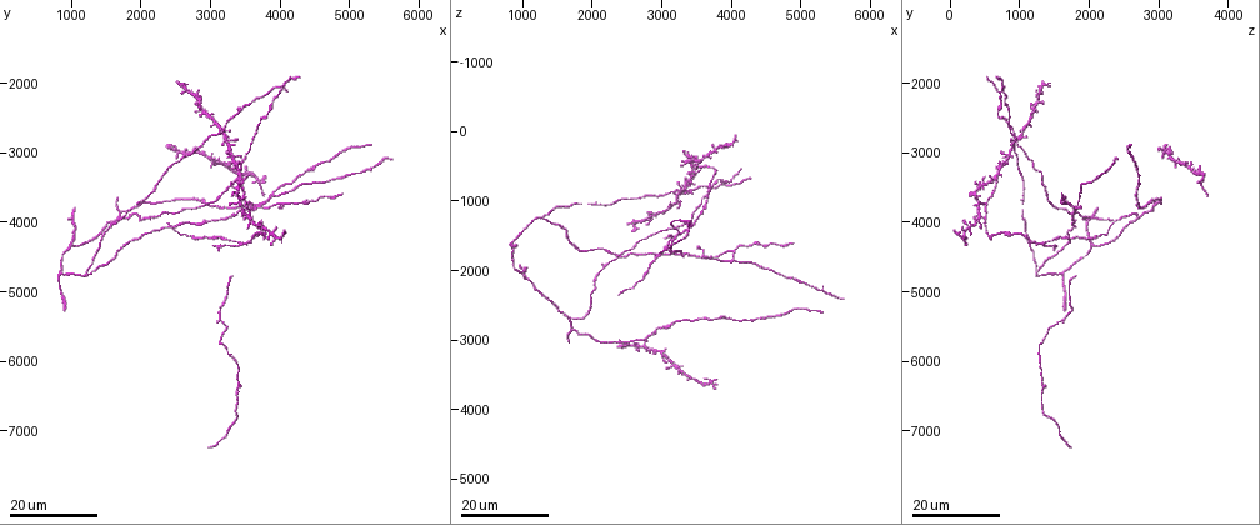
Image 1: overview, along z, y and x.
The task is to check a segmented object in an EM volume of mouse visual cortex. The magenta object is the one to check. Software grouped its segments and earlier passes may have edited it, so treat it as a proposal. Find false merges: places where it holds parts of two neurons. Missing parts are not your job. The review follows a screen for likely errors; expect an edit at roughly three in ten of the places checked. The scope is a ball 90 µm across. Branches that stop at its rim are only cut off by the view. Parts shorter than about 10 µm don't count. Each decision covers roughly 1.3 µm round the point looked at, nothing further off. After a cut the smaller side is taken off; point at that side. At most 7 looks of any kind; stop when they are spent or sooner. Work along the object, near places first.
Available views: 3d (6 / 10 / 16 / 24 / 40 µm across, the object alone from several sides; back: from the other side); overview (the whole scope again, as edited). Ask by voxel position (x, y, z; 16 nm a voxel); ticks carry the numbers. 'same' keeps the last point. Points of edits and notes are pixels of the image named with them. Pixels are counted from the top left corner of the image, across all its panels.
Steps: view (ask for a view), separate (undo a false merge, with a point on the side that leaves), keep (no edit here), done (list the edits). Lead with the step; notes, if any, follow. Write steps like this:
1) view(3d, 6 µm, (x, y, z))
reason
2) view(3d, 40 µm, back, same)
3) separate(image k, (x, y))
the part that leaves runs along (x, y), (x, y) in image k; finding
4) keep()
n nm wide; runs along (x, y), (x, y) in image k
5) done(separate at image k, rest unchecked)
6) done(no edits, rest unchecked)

view(3d, 24 µm, (3050, 2750, 900))
three-way junction

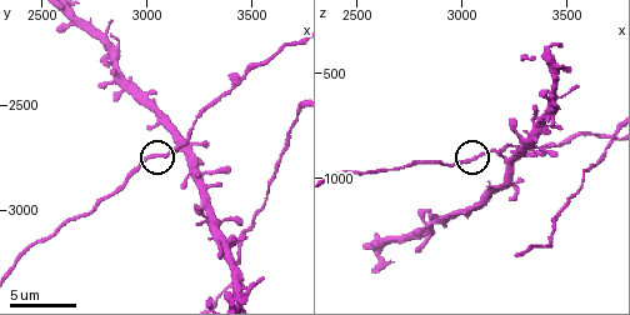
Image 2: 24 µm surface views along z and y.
view(3d, 10 µm, (3070, 2740, 910))

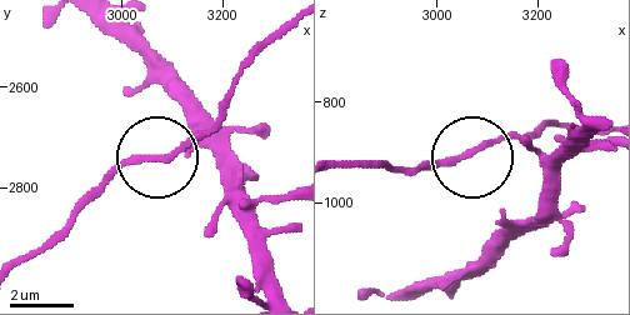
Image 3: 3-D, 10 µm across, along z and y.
keep()
one neuron here

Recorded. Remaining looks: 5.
view(3d, 24 µm, (3700, 3750, 1800))
two arms in line, one across

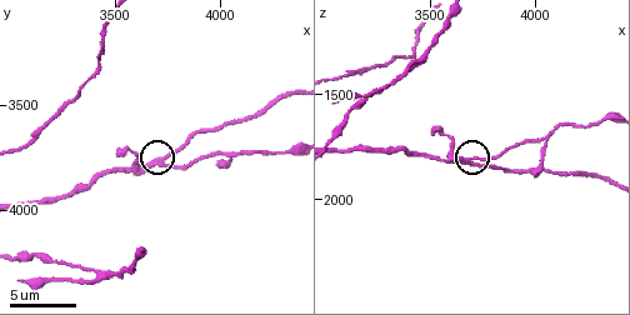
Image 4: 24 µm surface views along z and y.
view(3d, 6 µm, (3720, 3780, 1820))

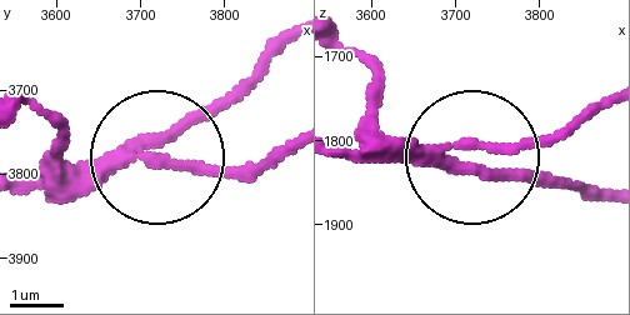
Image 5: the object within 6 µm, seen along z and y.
keep()
side arm 22 µm; runs along (23, 181), (103, 178), (144, 159), (274, 164) in image 5; continuous, no second neuron

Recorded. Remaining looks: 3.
view(3d, 24 µm, (1250, 4750, 1200))
thin arm on a thick one

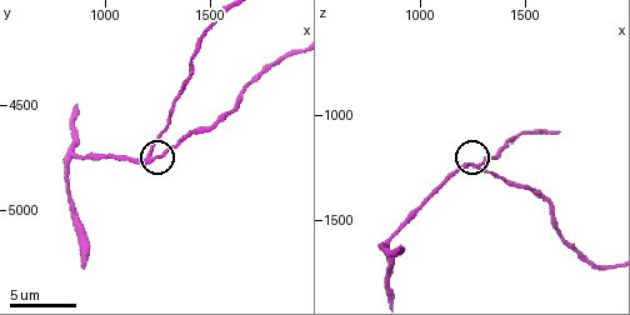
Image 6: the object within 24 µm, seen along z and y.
view(3d, 10 µm, (1220, 4730, 1230))

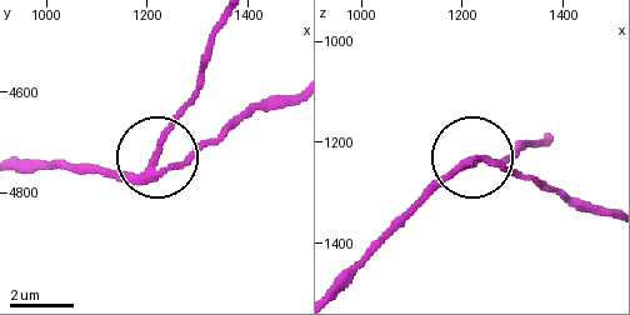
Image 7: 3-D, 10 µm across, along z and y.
keep()
side arm 20 µm; 3 arms; all the same neuron

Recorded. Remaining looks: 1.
view(3d, 10 µm, (3380, 3370, 1330))

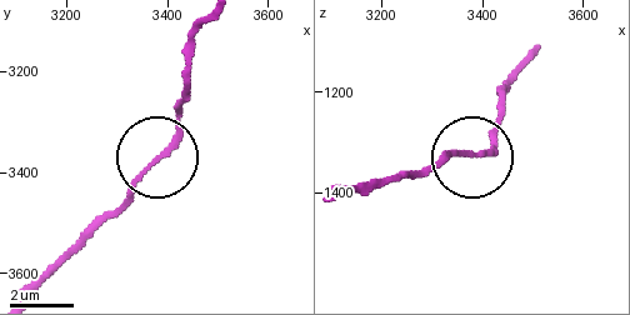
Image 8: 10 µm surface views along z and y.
keep()
runs along (159, 153), (189, 96) in image 8; all the same neuron

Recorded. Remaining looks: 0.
done(no edits, rest unchecked)

